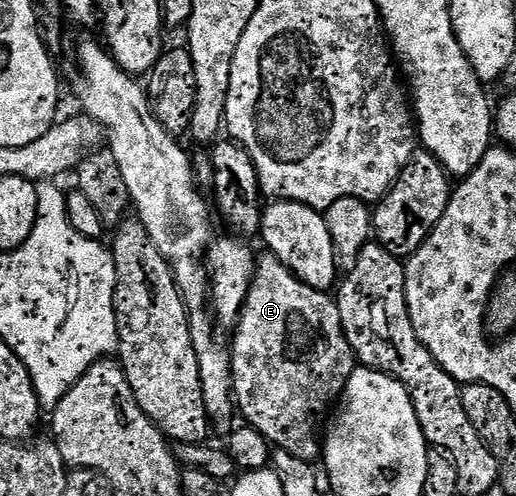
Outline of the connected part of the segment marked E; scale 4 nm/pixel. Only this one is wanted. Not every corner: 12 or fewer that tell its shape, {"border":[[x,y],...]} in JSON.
{"border":[[274,254],[231,347],[239,414],[316,463],[355,355],[332,293]]}

